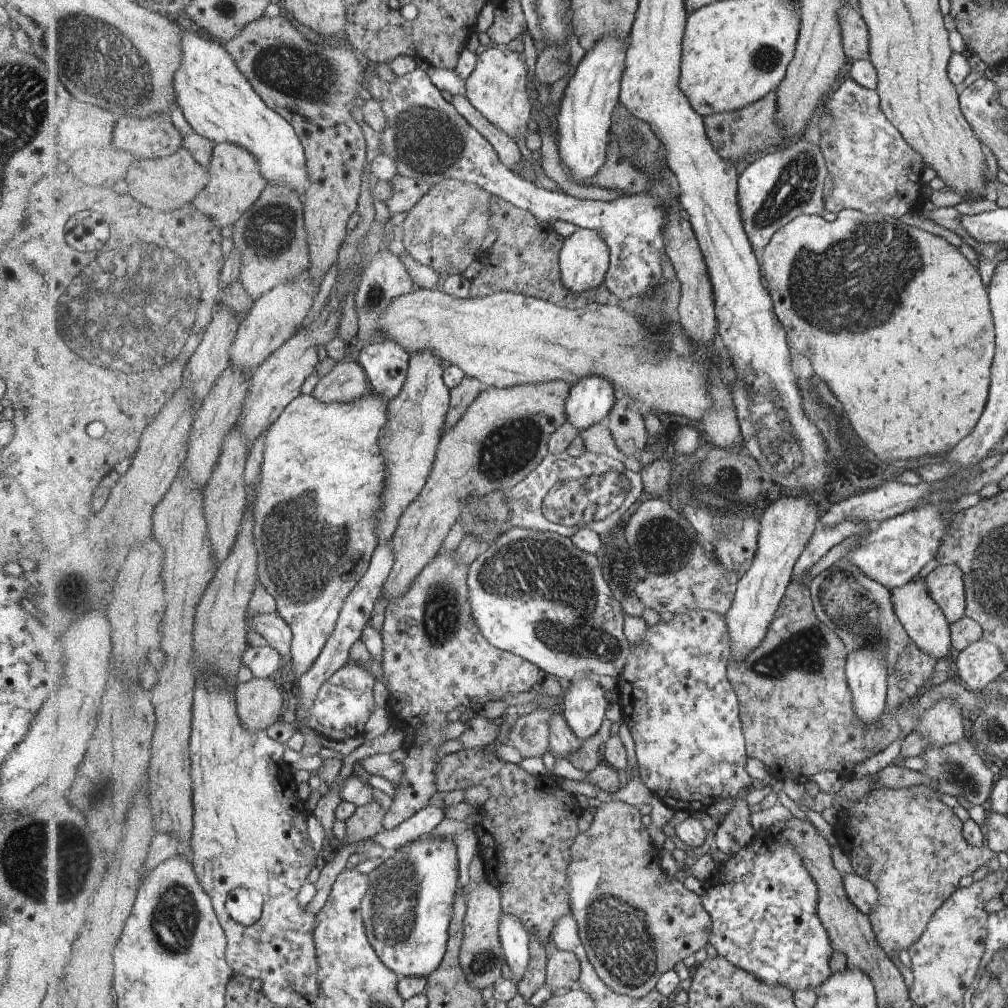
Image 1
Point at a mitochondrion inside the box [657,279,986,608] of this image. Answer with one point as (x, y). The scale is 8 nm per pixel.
(777, 430)

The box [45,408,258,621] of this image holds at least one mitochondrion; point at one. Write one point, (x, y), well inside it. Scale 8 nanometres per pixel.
(75, 590)

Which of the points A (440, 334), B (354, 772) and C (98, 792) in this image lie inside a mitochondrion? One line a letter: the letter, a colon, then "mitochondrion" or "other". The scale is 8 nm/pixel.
A: other
B: other
C: mitochondrion

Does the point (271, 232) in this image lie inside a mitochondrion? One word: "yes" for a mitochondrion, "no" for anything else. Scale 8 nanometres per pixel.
yes

